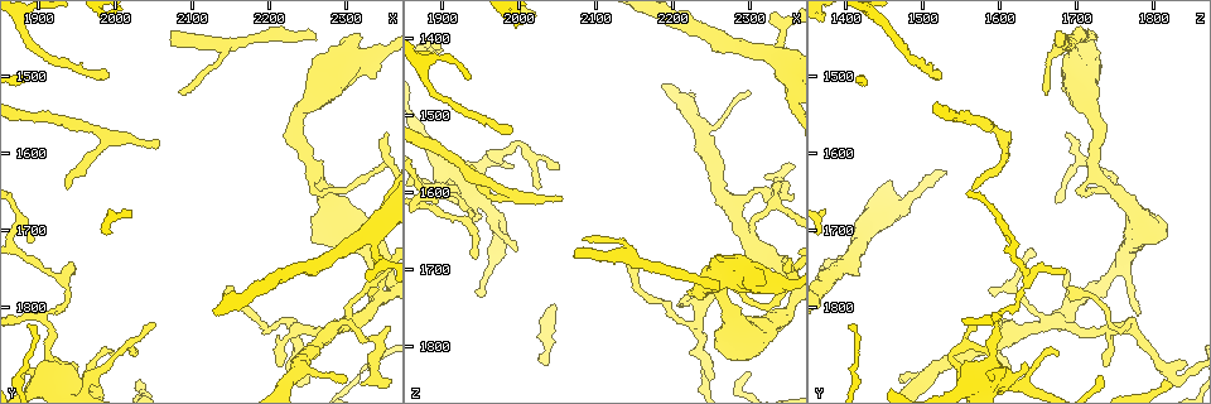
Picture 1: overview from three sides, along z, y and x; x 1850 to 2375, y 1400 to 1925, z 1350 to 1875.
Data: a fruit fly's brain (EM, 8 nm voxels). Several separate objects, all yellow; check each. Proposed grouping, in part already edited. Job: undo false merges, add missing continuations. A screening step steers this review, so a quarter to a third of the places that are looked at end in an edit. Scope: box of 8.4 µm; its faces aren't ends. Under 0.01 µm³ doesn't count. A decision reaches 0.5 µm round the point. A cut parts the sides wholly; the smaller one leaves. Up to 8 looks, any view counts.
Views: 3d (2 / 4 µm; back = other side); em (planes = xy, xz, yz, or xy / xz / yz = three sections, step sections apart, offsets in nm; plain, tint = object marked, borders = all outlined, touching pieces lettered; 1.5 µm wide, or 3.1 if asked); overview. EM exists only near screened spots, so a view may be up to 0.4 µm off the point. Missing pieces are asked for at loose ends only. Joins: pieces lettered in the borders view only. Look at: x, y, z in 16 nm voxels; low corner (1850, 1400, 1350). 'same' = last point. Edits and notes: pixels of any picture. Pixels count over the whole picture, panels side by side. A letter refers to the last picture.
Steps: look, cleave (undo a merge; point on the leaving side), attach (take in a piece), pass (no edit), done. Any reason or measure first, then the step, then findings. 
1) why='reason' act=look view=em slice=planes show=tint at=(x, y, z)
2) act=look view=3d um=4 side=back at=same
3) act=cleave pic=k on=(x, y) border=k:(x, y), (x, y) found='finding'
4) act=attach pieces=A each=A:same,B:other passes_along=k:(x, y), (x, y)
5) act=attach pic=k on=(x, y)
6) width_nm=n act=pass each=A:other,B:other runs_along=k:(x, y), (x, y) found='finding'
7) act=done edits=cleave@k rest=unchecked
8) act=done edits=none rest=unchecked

act=look view=3d um=2 side=back at=(1945, 1890, 1730)

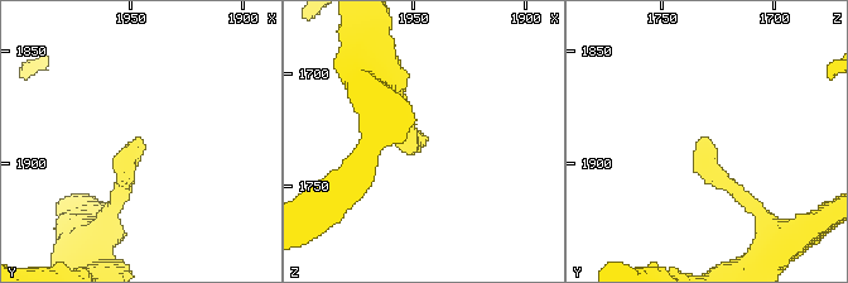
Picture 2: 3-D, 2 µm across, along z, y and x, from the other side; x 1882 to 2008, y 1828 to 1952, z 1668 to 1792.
act=look view=em slice=xz step=4 show=borders at=(1948, 1887, 1730)

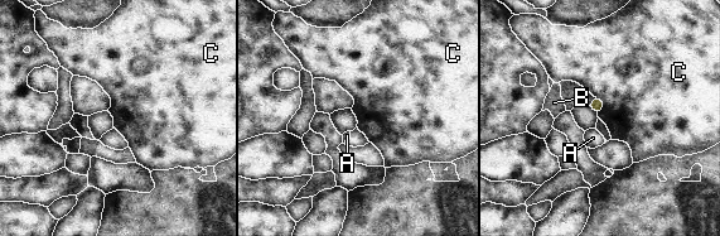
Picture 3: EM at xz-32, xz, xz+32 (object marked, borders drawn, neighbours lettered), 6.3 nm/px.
act=look view=em slice=planes show=borders at=same

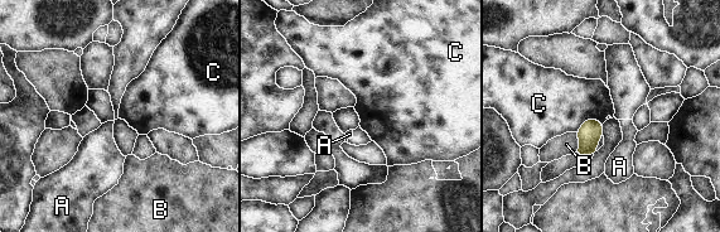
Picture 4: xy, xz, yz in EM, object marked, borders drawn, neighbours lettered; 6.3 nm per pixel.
width_nm=150 act=pass each=A:other,B:other,C:other border=4:(602, 122), (588, 119), (576, 133) found='no lettered piece goes on from it'

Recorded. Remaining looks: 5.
why='end of a long branch' act=look view=em slice=planes show=borders at=(2030, 1895, 1820)

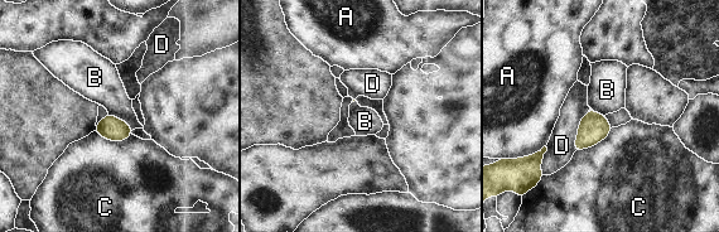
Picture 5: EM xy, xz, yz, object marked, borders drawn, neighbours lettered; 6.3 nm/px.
act=pass each=A:other,B:other,C:other,D:other border=5:(109, 114), (121, 119), (131, 130) found='no lettered piece goes on from it'

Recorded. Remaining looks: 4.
why='abrupt turn' act=look view=em slice=yz step=4 show=tint at=(2240, 1885, 1825)

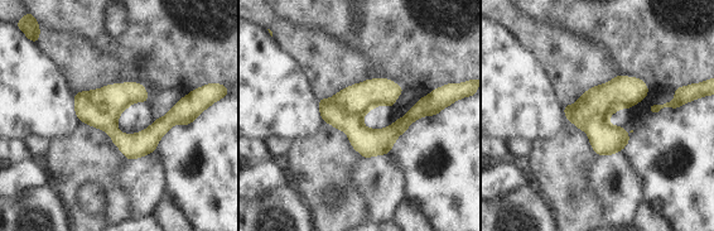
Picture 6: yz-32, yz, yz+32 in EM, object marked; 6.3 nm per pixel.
why='what lies round it' act=look view=em slice=yz step=4 show=borders at=same

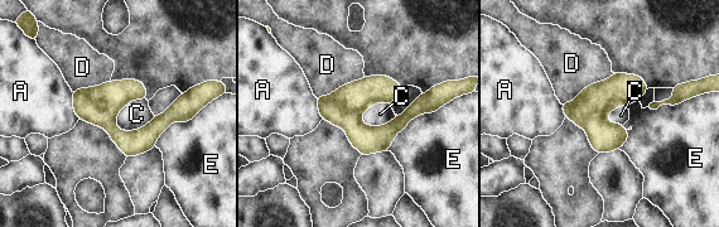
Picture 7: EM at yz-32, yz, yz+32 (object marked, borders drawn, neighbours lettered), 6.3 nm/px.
longest_contact=E:480nm act=pass each=A:other,C:other,D:other,E:other runs_along=7:(76, 93), (121, 138), (191, 104) found='all the same neuron'

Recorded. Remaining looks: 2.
act=done edits=none rest=unchecked

